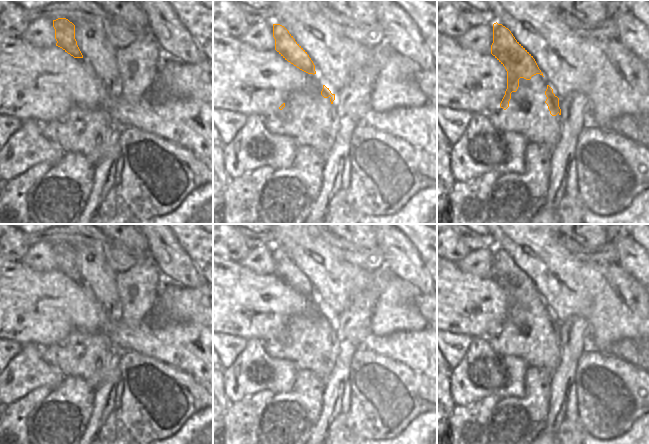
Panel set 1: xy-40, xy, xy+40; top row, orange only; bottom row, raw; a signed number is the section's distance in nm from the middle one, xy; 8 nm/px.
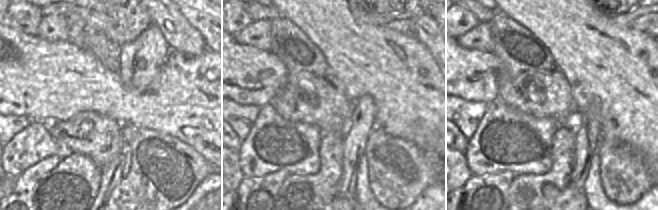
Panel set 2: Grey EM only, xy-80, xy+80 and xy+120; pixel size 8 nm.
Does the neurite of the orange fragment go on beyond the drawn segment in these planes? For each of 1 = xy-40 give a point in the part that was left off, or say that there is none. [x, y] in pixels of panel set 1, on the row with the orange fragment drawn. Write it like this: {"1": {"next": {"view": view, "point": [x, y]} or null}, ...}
{"1": {"next": null}}

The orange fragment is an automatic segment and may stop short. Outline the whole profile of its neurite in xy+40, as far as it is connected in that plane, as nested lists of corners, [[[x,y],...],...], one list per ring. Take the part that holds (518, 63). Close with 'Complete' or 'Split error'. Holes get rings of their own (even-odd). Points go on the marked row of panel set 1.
[[[497,22],[493,24],[491,54],[507,71],[507,89],[500,106],[488,112],[493,127],[502,132],[518,132],[529,142],[554,148],[561,137],[559,98],[547,84],[533,56],[515,39],[508,28]]]. Split error

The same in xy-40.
[[[58,18],[53,20],[53,27],[57,41],[56,46],[74,58],[83,58],[75,39],[75,25],[66,18]]]. Complete

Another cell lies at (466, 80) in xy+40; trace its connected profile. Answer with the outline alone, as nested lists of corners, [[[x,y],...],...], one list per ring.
[[[437,32],[437,106],[488,113],[500,106],[506,89],[507,71],[495,56],[464,48],[456,39]]]

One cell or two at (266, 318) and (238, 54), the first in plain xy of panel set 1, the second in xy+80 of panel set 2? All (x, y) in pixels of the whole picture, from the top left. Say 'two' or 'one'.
one

